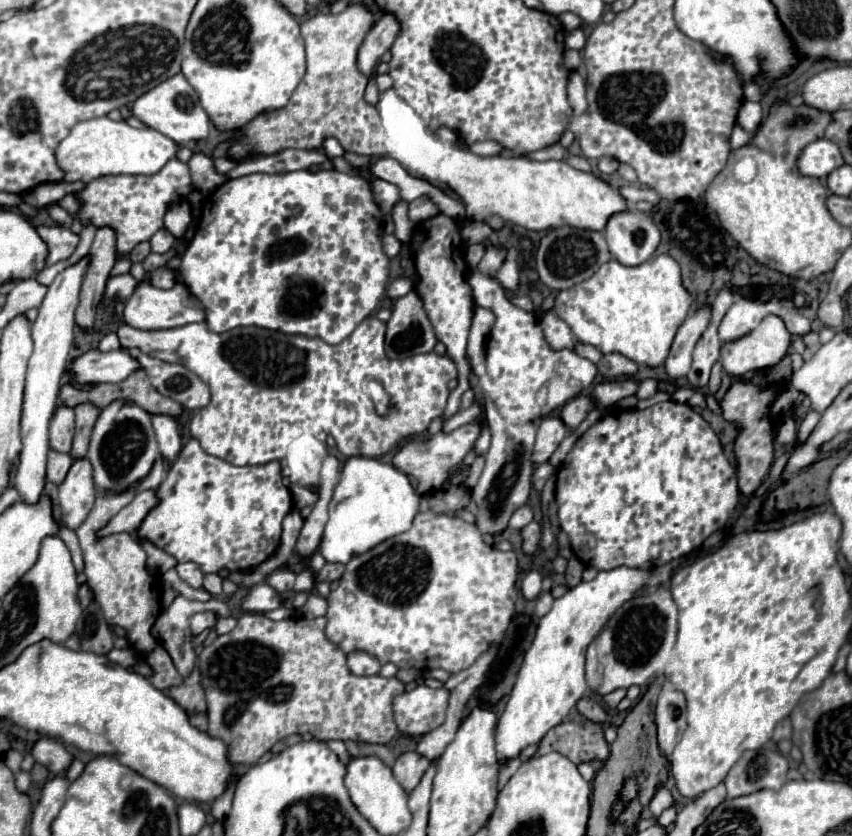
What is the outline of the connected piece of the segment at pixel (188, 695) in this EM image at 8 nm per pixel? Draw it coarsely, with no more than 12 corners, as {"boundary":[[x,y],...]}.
{"boundary":[[198,668],[168,696],[186,714],[206,712]]}

